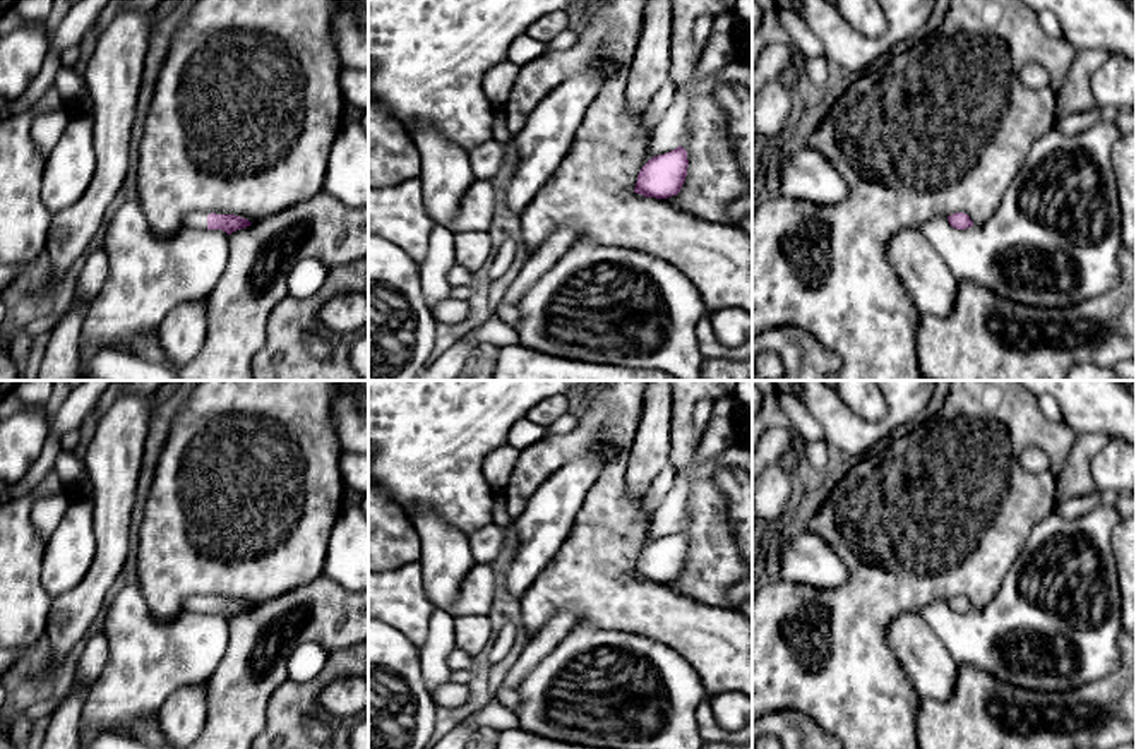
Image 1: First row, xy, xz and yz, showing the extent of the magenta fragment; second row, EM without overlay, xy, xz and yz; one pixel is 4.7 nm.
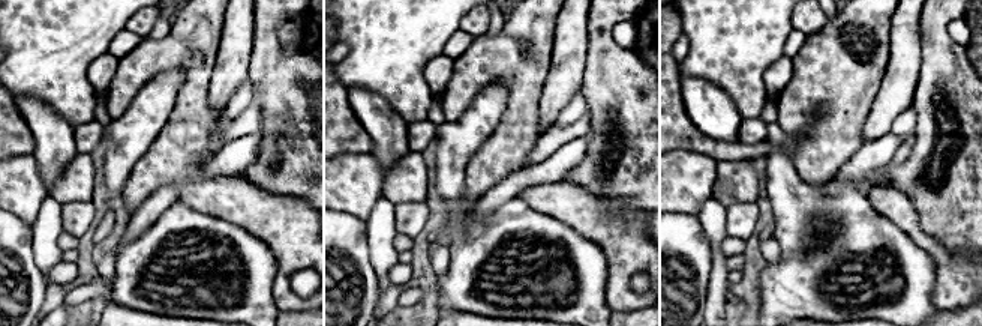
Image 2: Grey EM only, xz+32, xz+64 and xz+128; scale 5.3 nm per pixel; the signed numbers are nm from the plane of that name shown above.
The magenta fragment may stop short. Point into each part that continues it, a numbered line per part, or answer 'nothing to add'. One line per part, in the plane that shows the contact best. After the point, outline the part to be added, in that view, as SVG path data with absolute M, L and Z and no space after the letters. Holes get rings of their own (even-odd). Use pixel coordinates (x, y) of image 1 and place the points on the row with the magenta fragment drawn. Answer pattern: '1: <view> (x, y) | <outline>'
1: xy (197, 220) | M192 211L185 216L183 226L194 228L194 230L207 230L207 216L211 213L206 211Z

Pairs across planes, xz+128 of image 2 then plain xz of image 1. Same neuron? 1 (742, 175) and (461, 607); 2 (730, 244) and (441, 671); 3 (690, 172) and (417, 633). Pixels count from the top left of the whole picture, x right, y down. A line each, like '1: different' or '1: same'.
1: same
2: different
3: same

